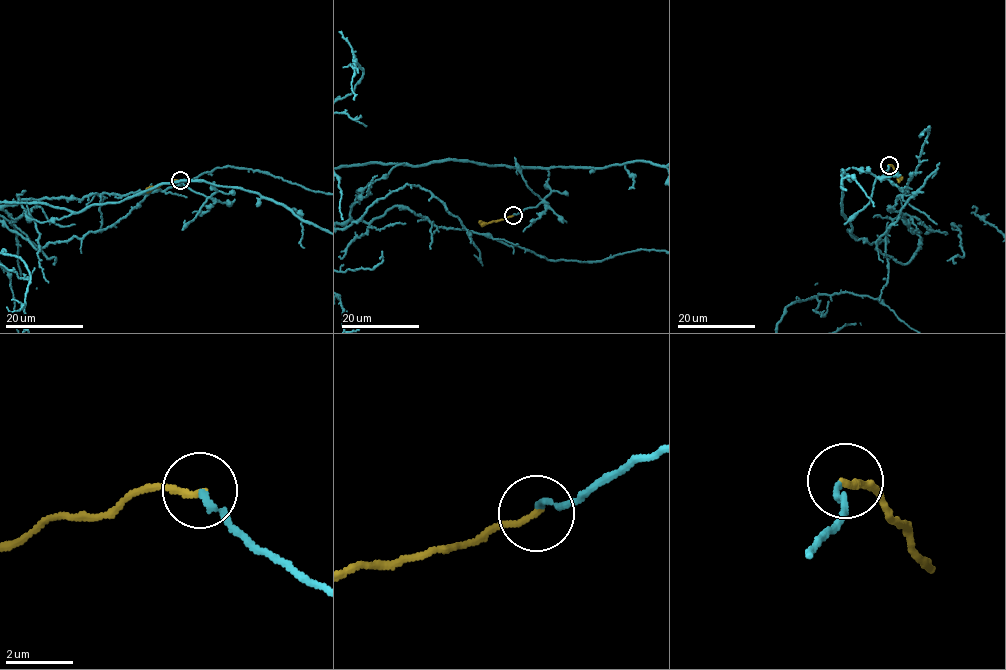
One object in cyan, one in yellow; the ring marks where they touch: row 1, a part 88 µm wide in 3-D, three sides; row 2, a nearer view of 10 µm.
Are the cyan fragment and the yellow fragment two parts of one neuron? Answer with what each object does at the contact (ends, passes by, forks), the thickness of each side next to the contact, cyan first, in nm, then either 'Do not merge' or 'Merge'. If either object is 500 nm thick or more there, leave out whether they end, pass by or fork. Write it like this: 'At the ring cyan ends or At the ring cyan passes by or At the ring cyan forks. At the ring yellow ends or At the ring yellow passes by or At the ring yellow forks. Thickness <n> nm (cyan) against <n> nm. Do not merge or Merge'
At the ring cyan ends. At the ring yellow ends. Thickness 180 nm (cyan) against 190 nm. Merge

